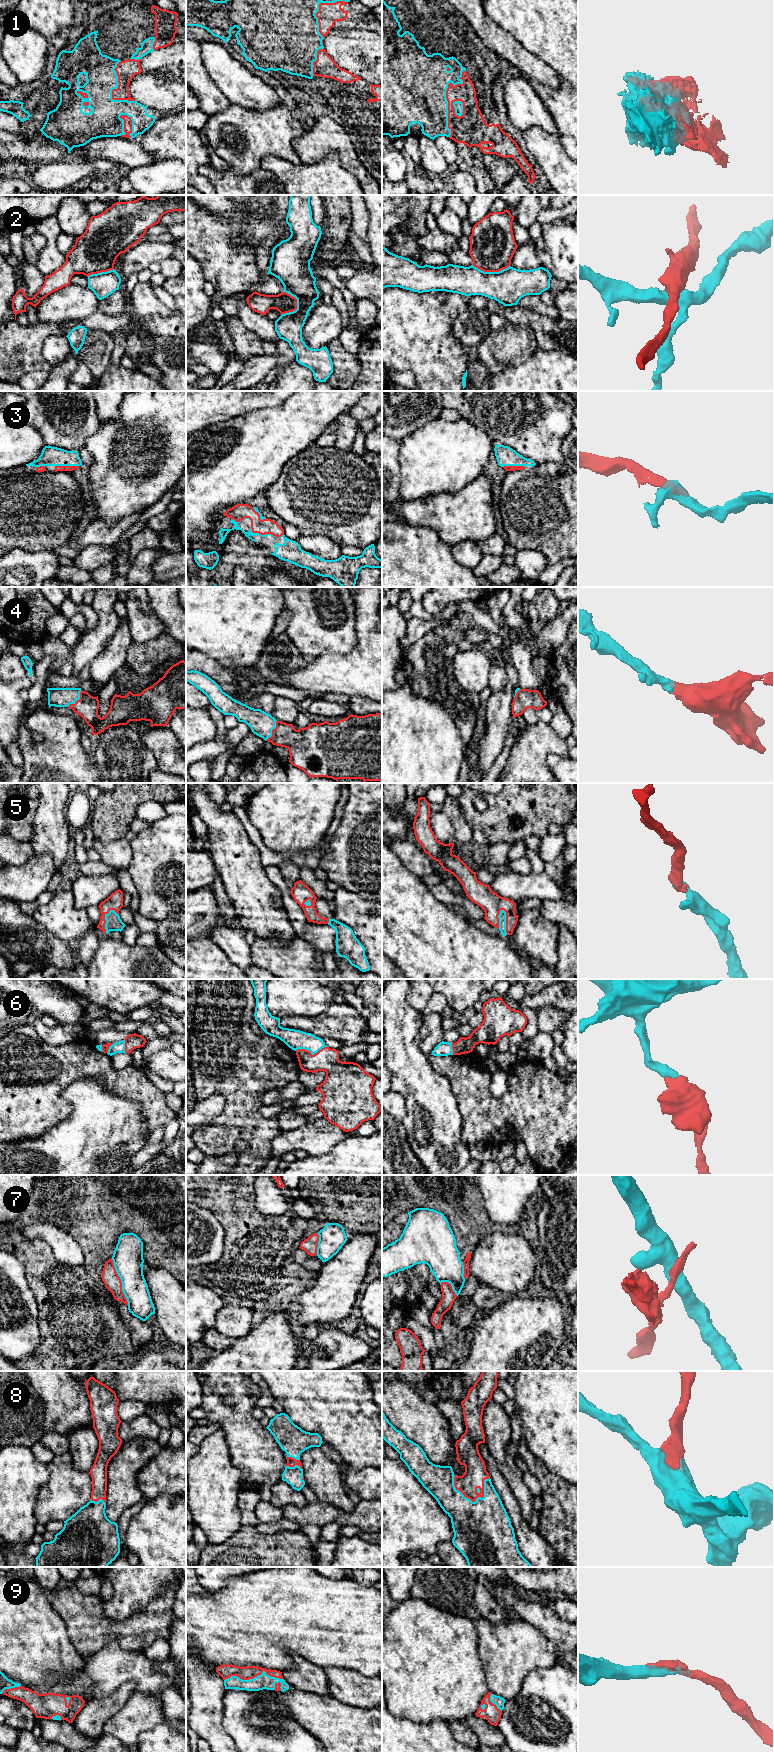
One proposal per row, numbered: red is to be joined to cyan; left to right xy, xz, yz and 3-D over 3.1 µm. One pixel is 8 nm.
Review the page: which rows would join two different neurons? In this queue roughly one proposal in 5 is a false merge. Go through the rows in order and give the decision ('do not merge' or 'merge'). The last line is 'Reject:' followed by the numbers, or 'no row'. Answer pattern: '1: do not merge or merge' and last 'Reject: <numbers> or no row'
1: merge
2: do not merge
3: merge
4: merge
5: merge
6: merge
7: do not merge
8: merge
9: merge
Reject: 2, 7

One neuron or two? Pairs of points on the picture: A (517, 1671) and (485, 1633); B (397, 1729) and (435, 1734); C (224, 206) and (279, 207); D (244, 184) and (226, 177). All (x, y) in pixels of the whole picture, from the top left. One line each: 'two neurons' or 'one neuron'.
A: one neuron
B: one neuron
C: one neuron
D: one neuron

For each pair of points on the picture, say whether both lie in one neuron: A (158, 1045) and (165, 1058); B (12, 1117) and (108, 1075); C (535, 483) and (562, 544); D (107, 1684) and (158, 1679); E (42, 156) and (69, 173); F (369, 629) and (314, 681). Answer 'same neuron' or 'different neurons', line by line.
A: different neurons
B: same neuron
C: same neuron
D: same neuron
E: different neurons
F: same neuron

